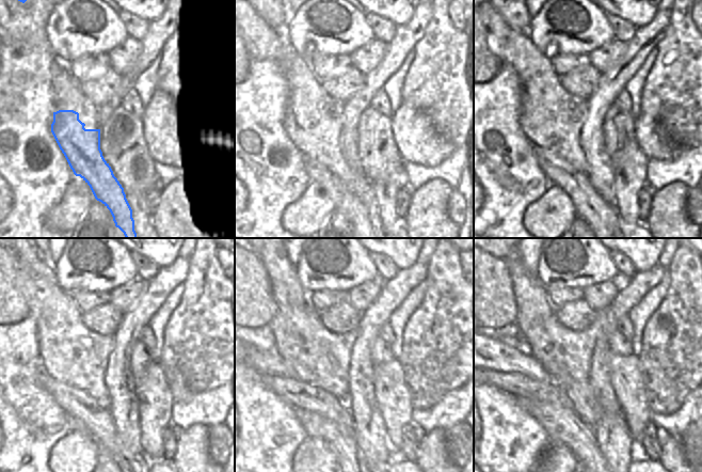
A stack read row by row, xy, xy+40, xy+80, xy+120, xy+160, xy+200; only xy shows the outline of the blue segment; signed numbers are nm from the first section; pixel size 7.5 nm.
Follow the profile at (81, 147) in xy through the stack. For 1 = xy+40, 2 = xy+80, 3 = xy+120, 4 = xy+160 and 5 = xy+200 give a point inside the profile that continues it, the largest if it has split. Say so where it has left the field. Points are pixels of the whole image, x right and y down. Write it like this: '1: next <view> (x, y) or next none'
1: next xy+40 (323, 145)
2: next xy+80 (540, 127)
3: next xy+120 (63, 365)
4: next xy+160 (290, 298)
5: next xy+200 (530, 295)

